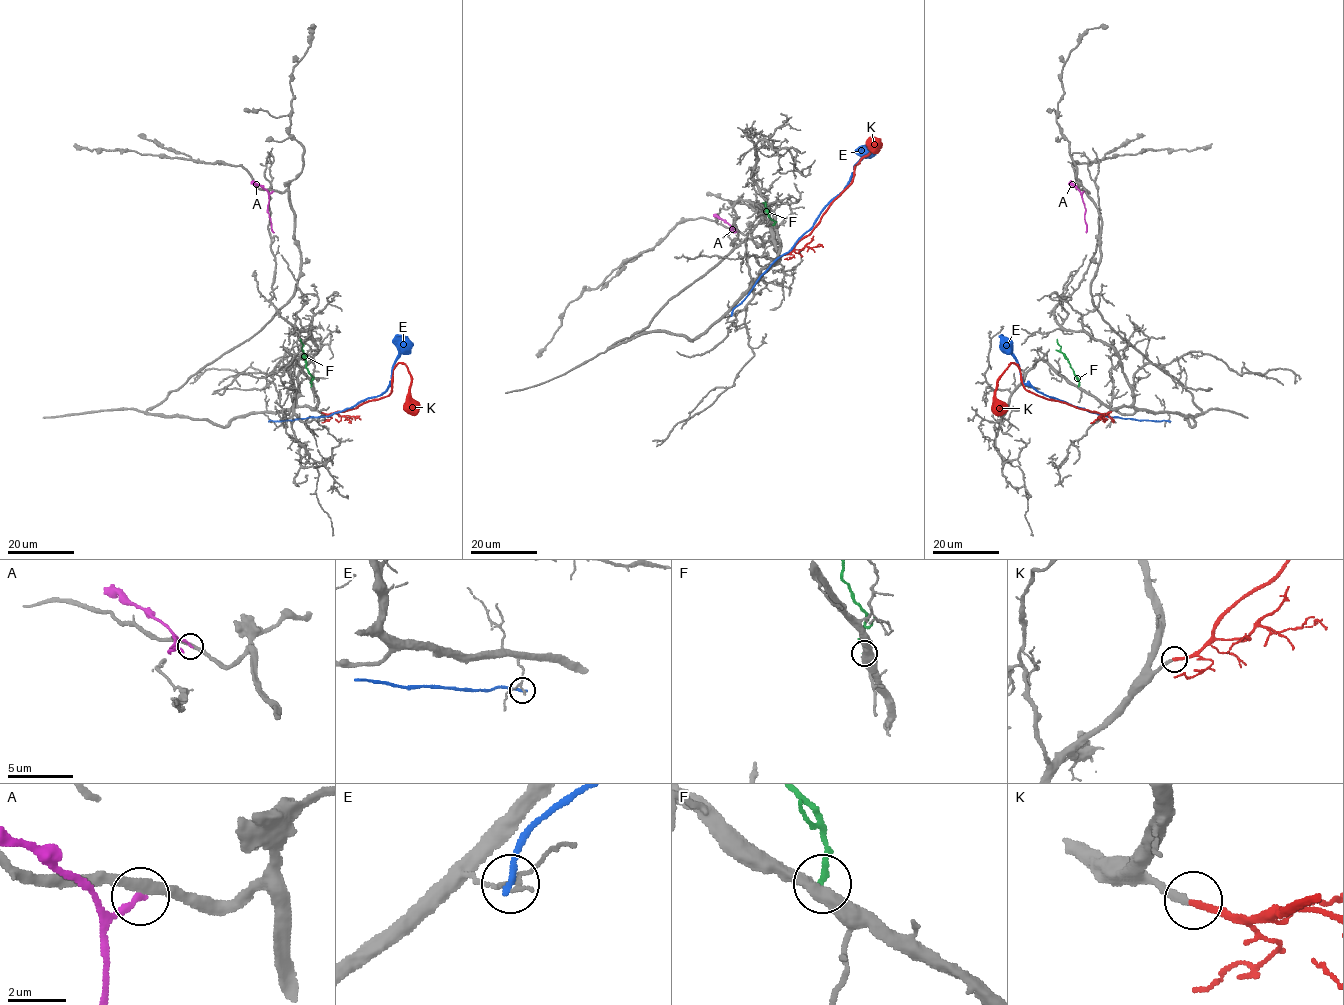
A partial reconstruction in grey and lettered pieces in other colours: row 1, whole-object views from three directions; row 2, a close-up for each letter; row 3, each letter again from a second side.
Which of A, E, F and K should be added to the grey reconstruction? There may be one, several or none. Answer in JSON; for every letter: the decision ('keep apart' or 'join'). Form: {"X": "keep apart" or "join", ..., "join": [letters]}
{"A": "keep apart", "E": "keep apart", "F": "keep apart", "K": "join", "join": ["K"]}

